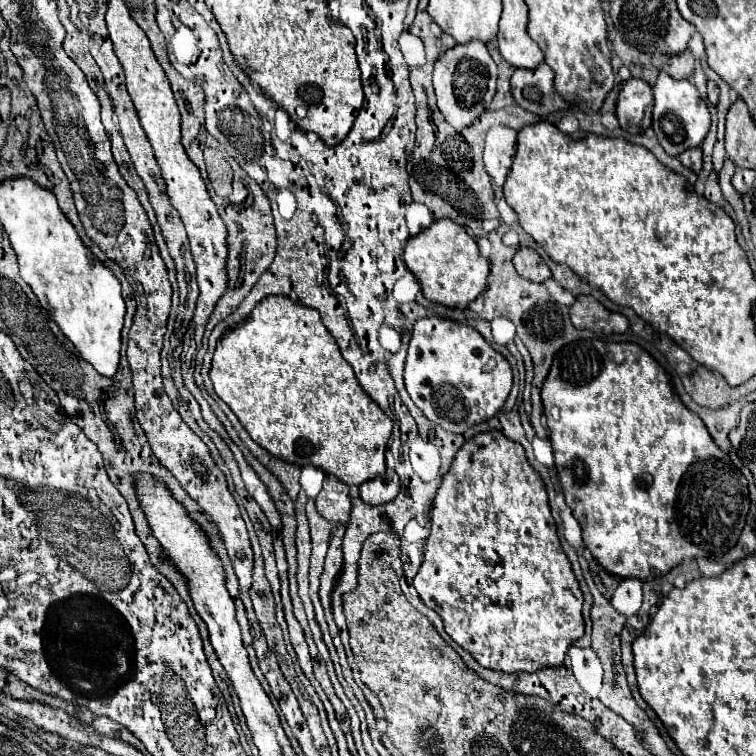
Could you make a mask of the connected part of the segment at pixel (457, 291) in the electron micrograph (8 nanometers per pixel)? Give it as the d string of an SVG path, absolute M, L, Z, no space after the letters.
M441 218L421 234L409 238L403 250L403 260L407 268L419 278L423 296L447 308L463 310L487 288L489 276L487 258L481 256L473 236L469 236L463 226L455 224L449 218Z

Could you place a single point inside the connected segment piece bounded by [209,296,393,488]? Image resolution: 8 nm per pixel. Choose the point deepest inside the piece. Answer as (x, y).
(281, 372)

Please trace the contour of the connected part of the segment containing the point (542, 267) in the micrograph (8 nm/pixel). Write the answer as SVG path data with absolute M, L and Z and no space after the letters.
M519 246L513 256L513 266L519 272L519 276L531 280L531 282L543 282L545 278L551 278L551 270L541 260L541 256L527 246Z

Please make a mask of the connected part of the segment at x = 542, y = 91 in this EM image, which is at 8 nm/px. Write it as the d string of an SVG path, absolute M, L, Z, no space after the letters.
M541 62L533 70L519 68L511 76L511 92L515 102L531 114L547 116L557 110L567 110L569 104L557 94L553 86L553 70Z

